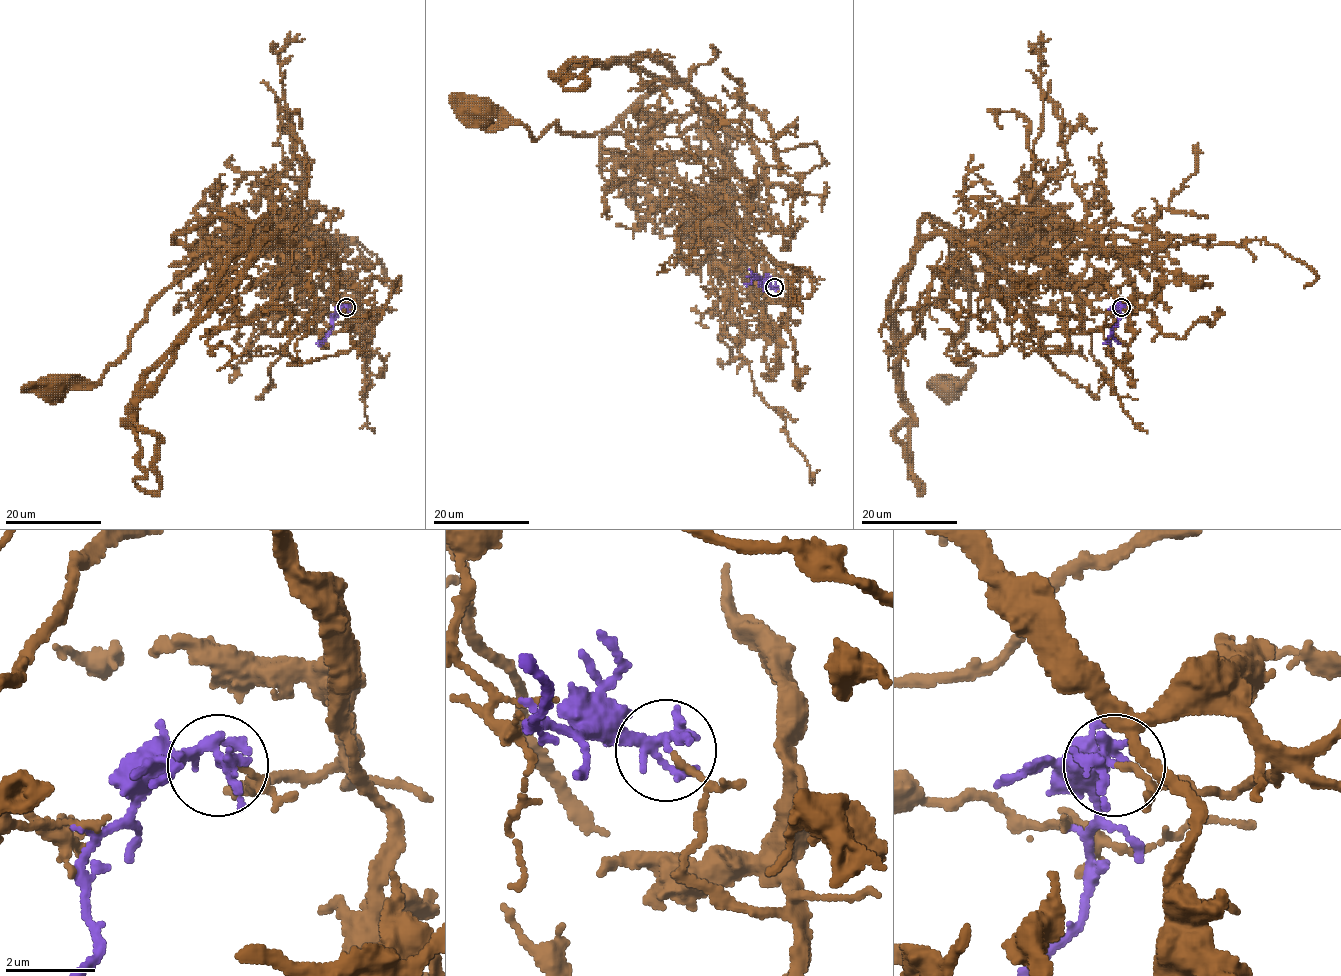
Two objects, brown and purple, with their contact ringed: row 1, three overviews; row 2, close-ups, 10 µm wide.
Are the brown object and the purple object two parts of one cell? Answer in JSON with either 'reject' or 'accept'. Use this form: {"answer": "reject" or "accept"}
{"answer": "reject"}

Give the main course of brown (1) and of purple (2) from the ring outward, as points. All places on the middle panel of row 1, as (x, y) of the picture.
1: (775, 287), (786, 304), (739, 220), (643, 165), (664, 124), (536, 138), (480, 110)
2: (774, 287), (760, 284), (757, 277), (743, 284)

